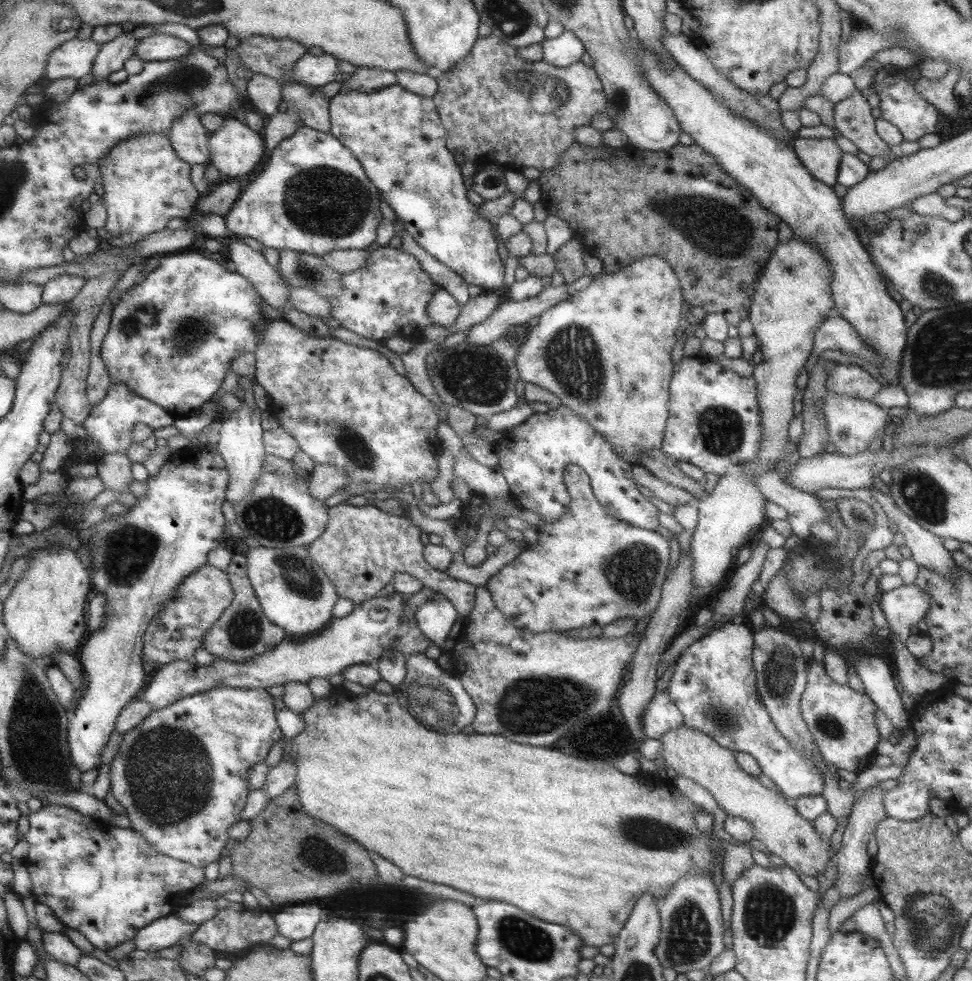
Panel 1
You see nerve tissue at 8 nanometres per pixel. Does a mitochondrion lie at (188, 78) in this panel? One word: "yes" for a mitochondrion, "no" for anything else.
yes

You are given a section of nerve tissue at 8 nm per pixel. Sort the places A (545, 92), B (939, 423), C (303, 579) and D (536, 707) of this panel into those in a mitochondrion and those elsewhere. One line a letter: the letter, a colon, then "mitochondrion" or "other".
A: mitochondrion
B: other
C: mitochondrion
D: mitochondrion

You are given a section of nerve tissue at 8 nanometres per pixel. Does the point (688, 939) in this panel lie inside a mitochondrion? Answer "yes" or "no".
yes

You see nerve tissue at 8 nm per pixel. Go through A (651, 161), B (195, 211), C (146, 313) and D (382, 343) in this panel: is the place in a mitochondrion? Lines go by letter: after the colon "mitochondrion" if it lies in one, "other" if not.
A: other
B: other
C: mitochondrion
D: other

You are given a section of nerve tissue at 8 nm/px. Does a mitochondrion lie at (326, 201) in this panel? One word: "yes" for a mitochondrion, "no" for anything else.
yes

